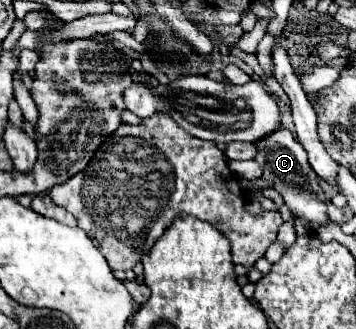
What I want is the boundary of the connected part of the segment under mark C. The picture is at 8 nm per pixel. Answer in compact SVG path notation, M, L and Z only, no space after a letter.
M280 128L278 132L272 132L272 136L266 136L262 140L256 142L258 148L258 156L256 162L262 164L264 168L264 180L270 180L274 184L274 188L282 194L286 206L298 216L310 222L310 228L318 230L322 222L328 222L328 214L326 214L326 204L320 200L324 198L324 192L320 188L318 176L316 172L310 168L308 164L308 156L306 150L296 142L294 134L290 130Z

